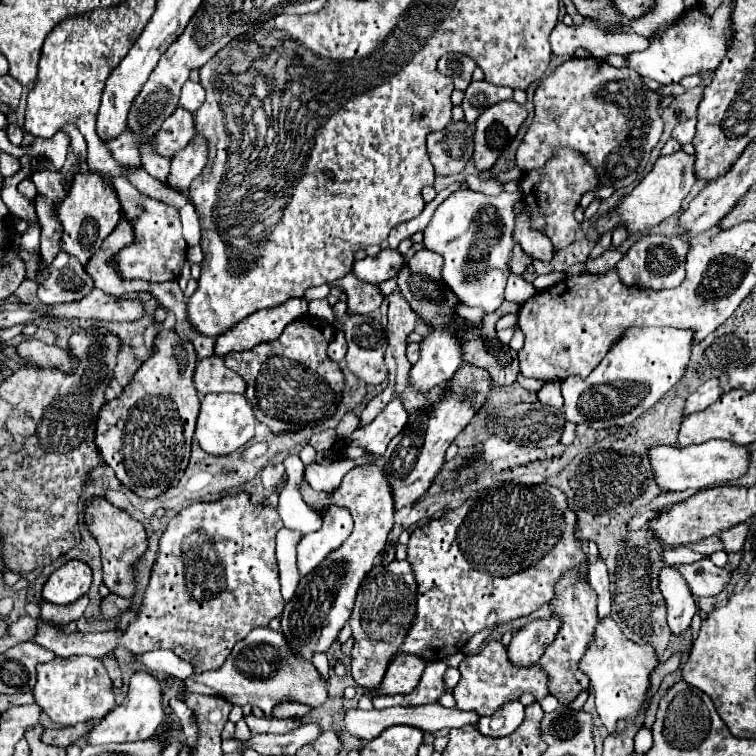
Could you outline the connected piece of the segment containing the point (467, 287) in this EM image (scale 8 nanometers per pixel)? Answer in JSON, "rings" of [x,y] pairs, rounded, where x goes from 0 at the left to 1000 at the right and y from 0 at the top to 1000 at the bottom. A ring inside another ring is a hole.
{"rings":[[[619,247],[601,253],[590,266],[579,271],[571,292],[561,303],[561,327],[587,340],[585,369],[601,385],[601,390],[622,403],[635,406],[643,414],[653,414],[667,398],[669,366],[675,361],[672,345],[677,335],[677,306],[680,306],[680,261],[648,261]],[[627,316],[640,316],[640,345],[635,345],[635,358],[622,351],[622,327]]]}

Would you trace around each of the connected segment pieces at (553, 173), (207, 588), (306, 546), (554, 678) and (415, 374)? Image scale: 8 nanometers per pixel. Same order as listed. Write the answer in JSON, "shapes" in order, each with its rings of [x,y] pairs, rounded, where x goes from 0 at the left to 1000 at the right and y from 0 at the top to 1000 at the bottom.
{"shapes":[[[[738,194],[735,202],[722,213],[725,218],[714,224],[696,226],[688,237],[688,253],[693,258],[693,269],[701,276],[701,300],[706,306],[720,308],[735,332],[749,329],[754,321],[759,321],[767,295],[759,290],[759,279],[767,271],[767,263],[778,255],[786,253],[794,242],[786,221],[772,210],[767,200],[751,197],[751,194]]],[[[315,649],[310,655],[299,655],[288,663],[278,665],[257,665],[243,671],[220,697],[209,718],[209,737],[201,750],[201,763],[190,787],[188,806],[169,829],[169,835],[143,835],[143,837],[79,837],[77,829],[66,829],[53,821],[53,803],[48,798],[34,800],[34,811],[53,824],[53,837],[48,837],[45,851],[66,858],[74,869],[95,869],[95,866],[119,866],[135,869],[148,861],[153,853],[164,853],[180,866],[190,866],[201,858],[225,858],[238,872],[251,874],[259,888],[291,885],[296,869],[307,861],[312,848],[323,845],[333,832],[354,829],[354,824],[370,816],[376,806],[376,795],[370,790],[368,771],[368,750],[362,737],[362,710],[373,697],[373,687],[368,673],[357,668],[339,668],[331,663],[331,652]]],[[[437,668],[426,676],[429,692],[421,702],[407,705],[394,718],[394,753],[407,761],[423,742],[429,742],[439,729],[444,729],[466,705],[466,681],[458,671]]],[[[762,755],[746,761],[746,766],[738,771],[735,795],[730,798],[730,811],[743,819],[743,829],[735,845],[730,848],[730,853],[725,853],[725,858],[720,861],[714,880],[728,896],[728,919],[733,919],[743,933],[754,933],[759,922],[770,911],[778,911],[780,906],[778,893],[772,893],[772,888],[767,885],[767,872],[775,866],[778,856],[783,853],[788,824],[791,824],[788,787],[783,784],[783,779],[778,779],[778,769],[767,766]]],[[[603,435],[569,438],[556,454],[556,475],[542,488],[542,509],[563,520],[582,507],[593,507],[608,485],[608,454],[601,446]]]]}

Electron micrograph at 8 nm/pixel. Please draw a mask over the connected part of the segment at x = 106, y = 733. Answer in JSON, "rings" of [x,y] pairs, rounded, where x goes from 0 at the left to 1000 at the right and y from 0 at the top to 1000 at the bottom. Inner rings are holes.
{"rings":[[[180,890],[172,898],[172,911],[164,927],[153,938],[148,938],[148,943],[143,943],[143,948],[132,954],[132,959],[127,959],[119,967],[119,983],[122,985],[164,983],[164,980],[188,980],[201,975],[206,964],[217,956],[217,940],[214,940],[214,925],[212,925],[214,911],[217,911],[217,903],[212,898],[204,898],[196,890]]]}

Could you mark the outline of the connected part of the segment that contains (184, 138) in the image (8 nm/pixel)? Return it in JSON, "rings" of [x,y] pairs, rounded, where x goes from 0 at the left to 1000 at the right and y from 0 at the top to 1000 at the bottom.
{"rings":[[[238,142],[238,144],[233,144],[233,149],[228,149],[228,155],[222,155],[217,160],[212,173],[206,176],[206,181],[204,181],[206,200],[217,208],[228,208],[228,202],[233,202],[243,192],[249,192],[249,184],[254,184],[254,179],[257,179],[254,149],[249,149],[246,144]]]}

